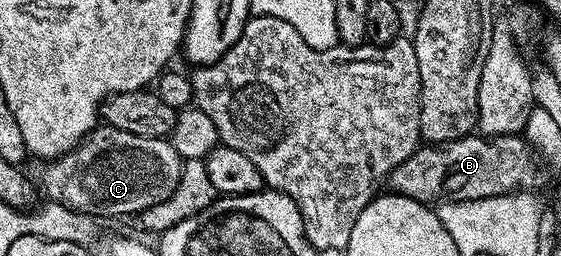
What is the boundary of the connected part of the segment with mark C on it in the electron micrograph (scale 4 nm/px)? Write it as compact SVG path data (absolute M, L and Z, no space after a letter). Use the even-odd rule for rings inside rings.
M106 125L96 126L75 148L60 159L42 164L38 186L52 203L63 203L86 215L138 216L139 212L165 201L181 181L184 160L166 138L137 137Z

